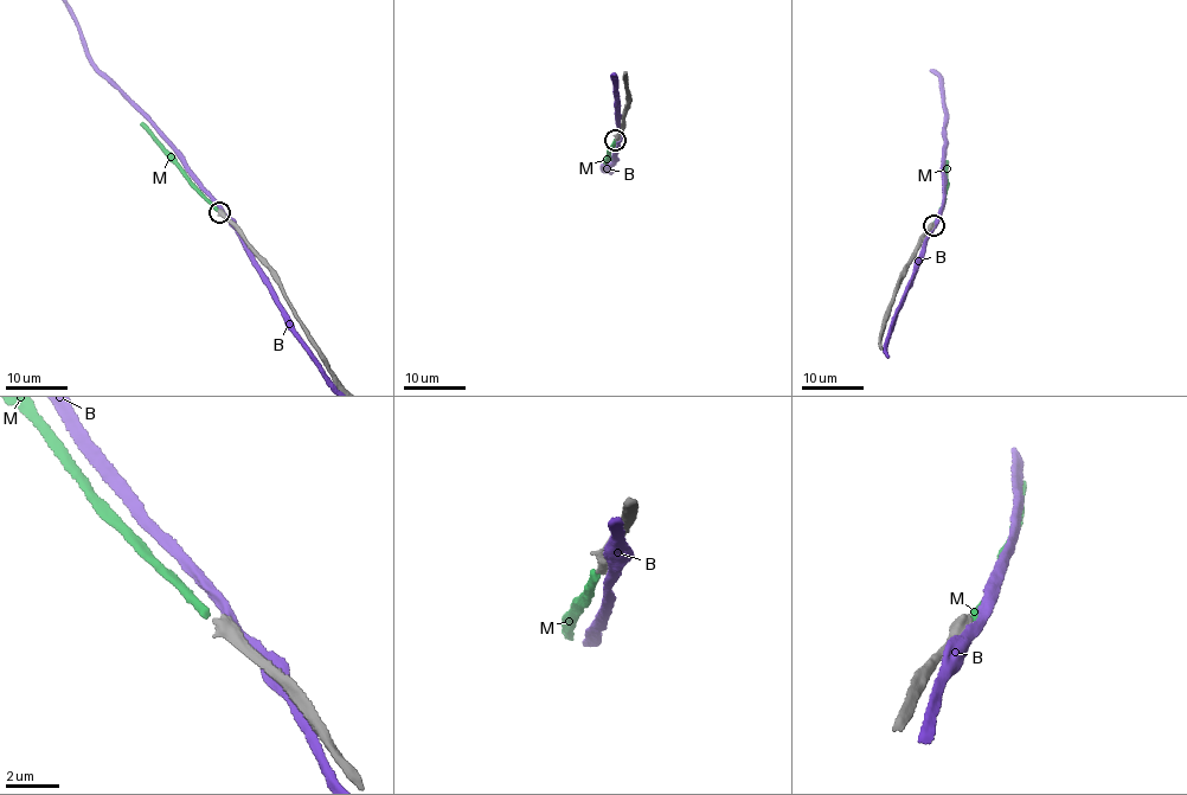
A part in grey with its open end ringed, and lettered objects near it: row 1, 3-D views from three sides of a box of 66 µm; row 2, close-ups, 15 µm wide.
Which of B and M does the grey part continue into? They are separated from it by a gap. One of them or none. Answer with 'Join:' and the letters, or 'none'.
Join: M

